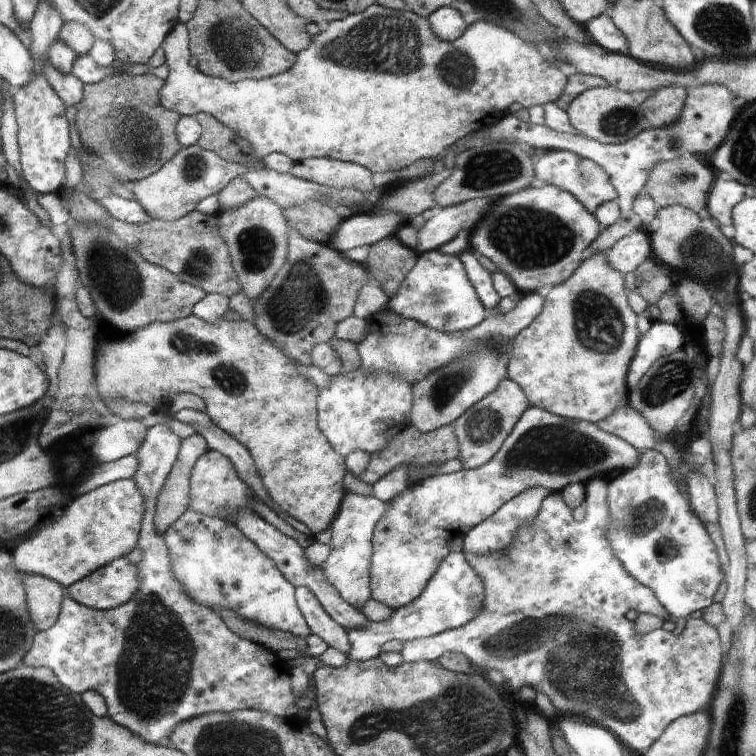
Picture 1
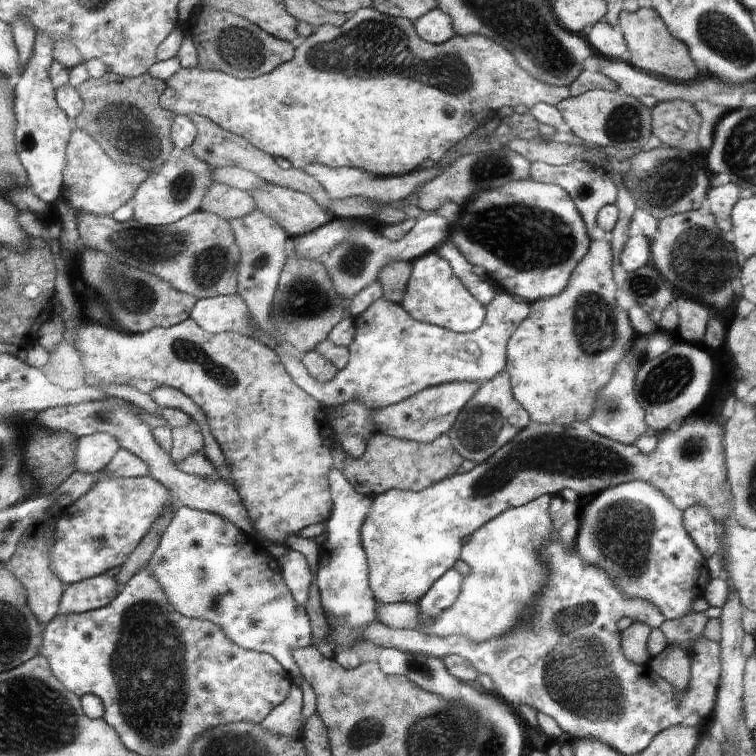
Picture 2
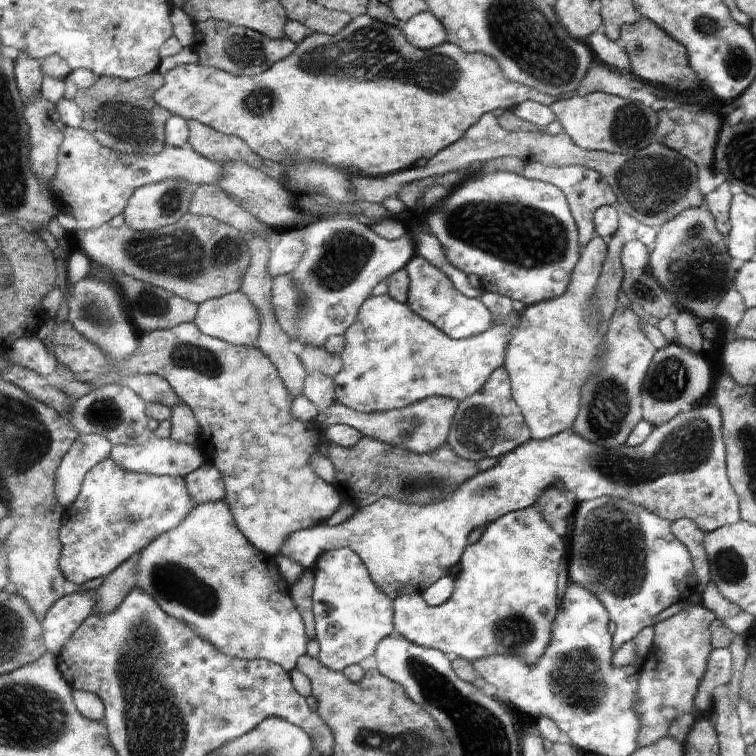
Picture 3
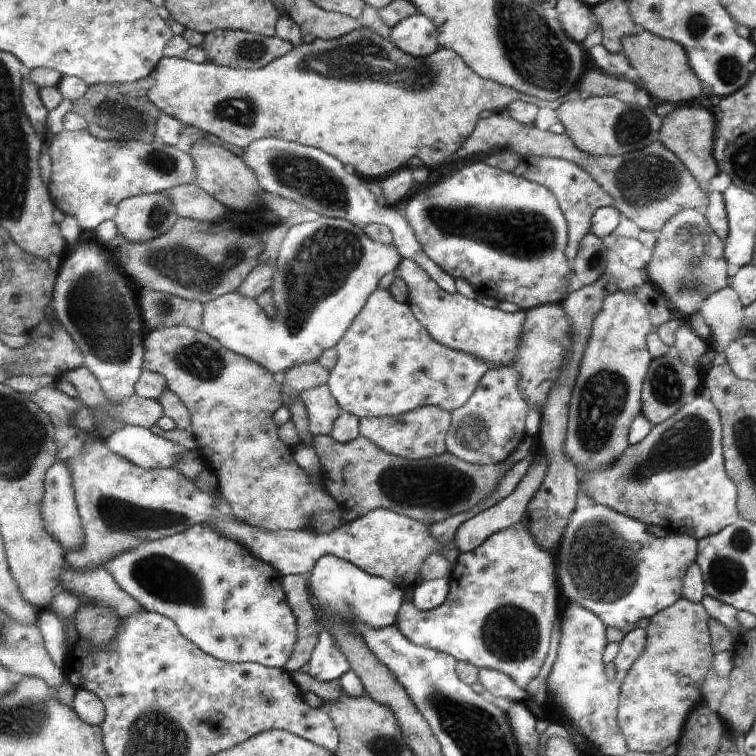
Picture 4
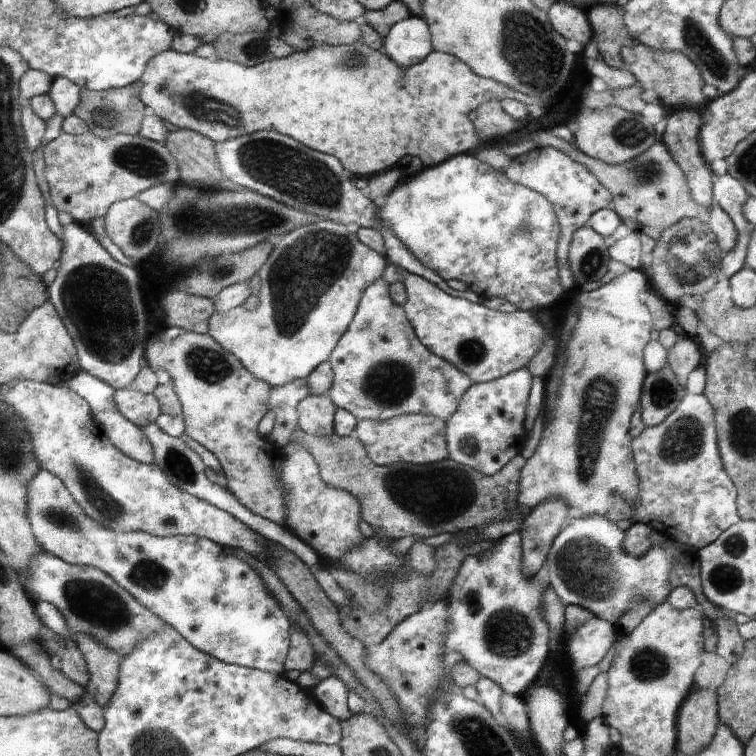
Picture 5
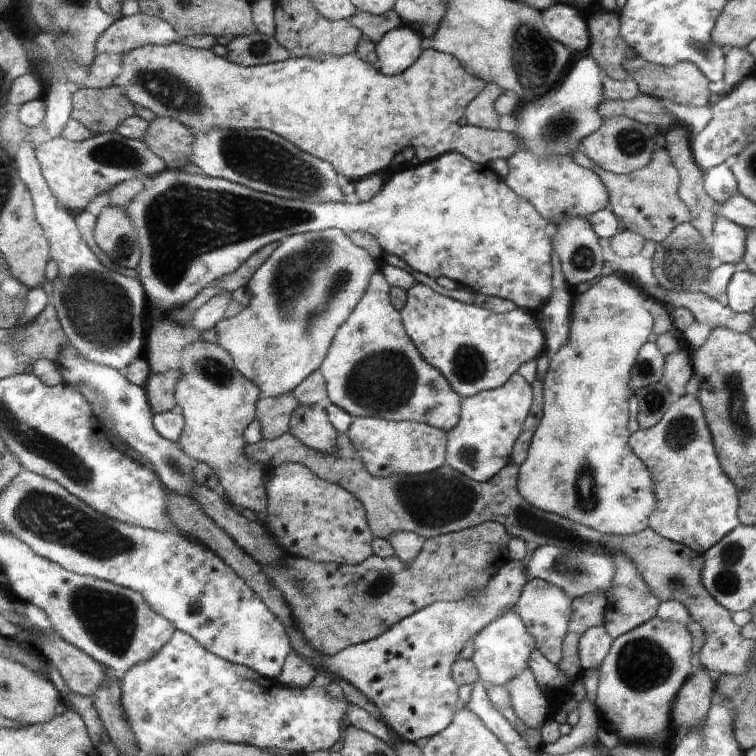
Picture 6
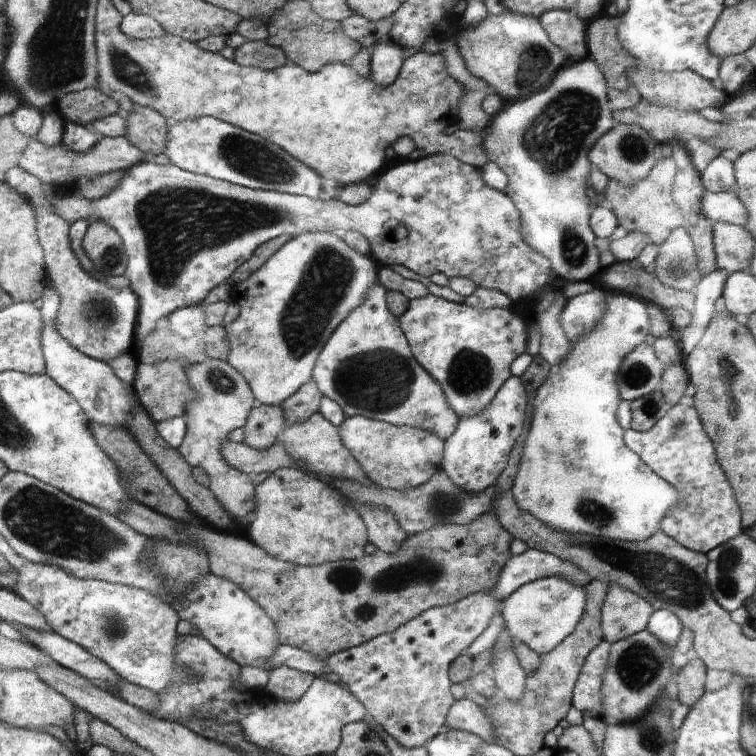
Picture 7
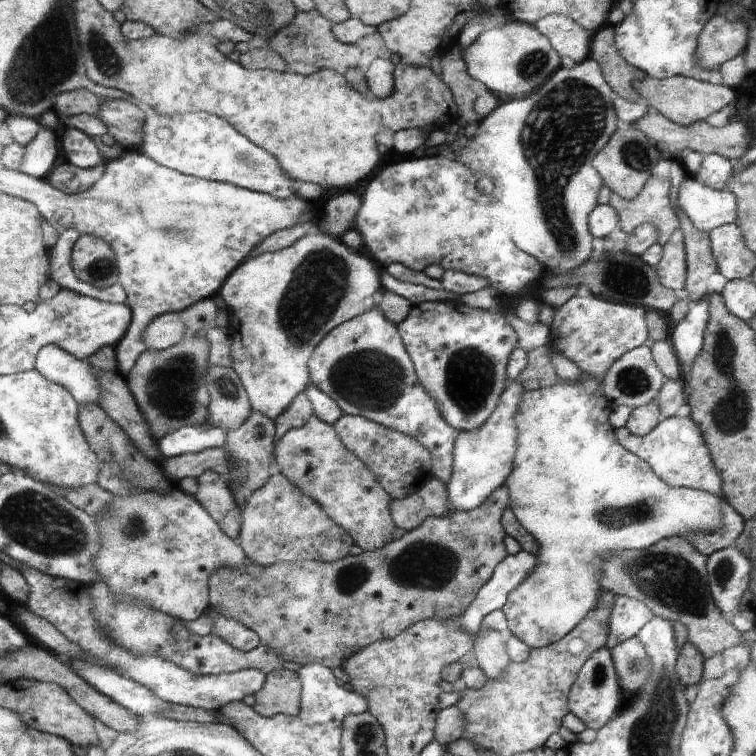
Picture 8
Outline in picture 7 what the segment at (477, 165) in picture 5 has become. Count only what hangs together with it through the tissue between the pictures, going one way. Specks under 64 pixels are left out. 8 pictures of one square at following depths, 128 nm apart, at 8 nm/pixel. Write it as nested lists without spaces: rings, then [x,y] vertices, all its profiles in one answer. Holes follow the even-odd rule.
[[[426,155],[416,162],[398,164],[386,170],[376,182],[370,198],[354,206],[346,206],[338,200],[326,202],[277,191],[254,190],[194,174],[172,163],[160,165],[149,162],[140,162],[124,171],[122,184],[100,200],[86,199],[77,192],[70,192],[68,196],[53,195],[52,190],[50,193],[50,202],[68,224],[74,224],[80,218],[86,218],[91,223],[104,220],[122,236],[128,254],[125,277],[132,281],[131,288],[140,298],[136,352],[146,344],[146,338],[152,334],[160,318],[168,317],[173,311],[185,307],[200,305],[212,289],[229,282],[233,273],[246,260],[251,259],[262,244],[282,234],[290,234],[294,238],[310,231],[357,231],[368,240],[370,254],[384,267],[401,265],[418,277],[425,278],[438,272],[448,279],[452,276],[466,276],[477,288],[498,290],[512,302],[542,290],[548,284],[550,274],[550,260],[522,242],[521,214],[513,200],[506,193],[486,186],[480,168],[446,155]]]

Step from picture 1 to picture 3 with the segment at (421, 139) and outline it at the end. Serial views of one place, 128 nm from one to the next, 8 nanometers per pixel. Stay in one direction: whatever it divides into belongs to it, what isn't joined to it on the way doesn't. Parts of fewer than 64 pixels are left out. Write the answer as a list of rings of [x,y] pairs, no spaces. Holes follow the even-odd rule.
[[[368,13],[353,17],[351,23],[346,24],[334,36],[318,33],[310,34],[308,38],[304,38],[298,44],[298,49],[293,55],[272,64],[271,68],[255,76],[235,76],[230,74],[230,72],[225,72],[215,67],[206,67],[200,63],[176,66],[163,76],[165,84],[157,90],[153,97],[157,104],[167,112],[170,112],[171,115],[180,116],[180,118],[184,118],[186,121],[196,120],[205,126],[210,126],[210,128],[217,132],[236,136],[248,146],[249,150],[252,150],[252,153],[260,156],[262,159],[284,163],[287,162],[286,154],[289,153],[290,155],[294,154],[297,159],[320,160],[320,162],[326,162],[330,166],[344,168],[360,166],[360,170],[362,170],[360,174],[368,174],[368,176],[390,174],[390,172],[396,172],[396,170],[402,170],[402,168],[409,169],[420,158],[432,159],[438,152],[444,151],[445,148],[456,143],[457,140],[464,138],[469,128],[473,127],[481,119],[480,116],[490,112],[490,110],[494,110],[494,108],[501,108],[503,110],[510,108],[512,110],[514,106],[518,106],[518,104],[522,104],[526,100],[550,106],[558,100],[554,96],[544,96],[544,94],[540,94],[540,92],[536,92],[536,90],[532,90],[528,86],[522,86],[522,84],[506,80],[506,77],[502,74],[502,69],[498,66],[498,62],[494,58],[486,56],[486,54],[464,52],[457,44],[448,41],[444,41],[444,44],[435,46],[430,50],[420,50],[420,48],[412,46],[406,40],[399,28],[388,26],[388,24],[384,24],[384,22],[378,19],[373,19],[371,16],[368,16]]]

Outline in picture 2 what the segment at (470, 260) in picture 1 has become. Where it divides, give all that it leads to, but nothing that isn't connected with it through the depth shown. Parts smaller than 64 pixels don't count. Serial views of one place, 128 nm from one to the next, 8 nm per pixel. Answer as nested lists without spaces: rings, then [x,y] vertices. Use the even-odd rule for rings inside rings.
[[[452,242],[442,243],[438,249],[434,250],[434,253],[438,253],[451,264],[455,275],[462,280],[465,287],[483,305],[487,305],[497,296],[498,292],[494,289],[492,282],[488,279],[482,279],[478,274],[475,274],[472,271],[473,264]]]

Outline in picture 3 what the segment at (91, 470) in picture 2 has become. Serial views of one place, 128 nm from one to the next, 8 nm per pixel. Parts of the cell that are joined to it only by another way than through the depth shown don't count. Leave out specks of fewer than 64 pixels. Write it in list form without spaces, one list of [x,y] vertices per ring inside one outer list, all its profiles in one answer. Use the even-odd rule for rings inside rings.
[[[81,434],[73,451],[66,456],[56,476],[56,492],[64,508],[74,506],[81,496],[86,476],[94,466],[110,458],[113,443],[100,434]]]

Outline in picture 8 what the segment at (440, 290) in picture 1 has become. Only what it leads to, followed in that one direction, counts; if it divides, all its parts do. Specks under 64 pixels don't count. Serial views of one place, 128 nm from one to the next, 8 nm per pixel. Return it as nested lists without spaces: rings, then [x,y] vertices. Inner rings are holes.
[[[461,301],[422,302],[412,305],[410,314],[397,325],[401,340],[416,368],[422,388],[436,400],[446,422],[460,432],[478,430],[496,411],[509,385],[506,366],[516,346],[516,334],[500,314],[469,308]]]

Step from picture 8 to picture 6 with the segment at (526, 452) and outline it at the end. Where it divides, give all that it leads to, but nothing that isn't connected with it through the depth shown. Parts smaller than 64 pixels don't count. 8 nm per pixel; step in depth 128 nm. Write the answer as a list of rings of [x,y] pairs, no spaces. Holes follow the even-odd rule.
[[[613,274],[611,276],[602,276],[594,286],[588,288],[584,294],[574,295],[573,306],[571,310],[570,332],[566,344],[550,357],[550,366],[542,380],[542,419],[538,428],[534,432],[526,460],[519,467],[520,475],[517,477],[517,489],[526,502],[548,514],[558,514],[570,522],[584,525],[593,531],[606,532],[607,535],[634,536],[649,527],[650,514],[654,512],[657,497],[654,496],[654,478],[646,468],[640,457],[637,457],[629,445],[629,408],[628,398],[634,393],[630,390],[630,372],[634,367],[638,357],[638,352],[647,343],[648,337],[653,330],[653,319],[647,310],[645,301],[646,295],[636,285],[632,278],[623,274]],[[531,578],[522,588],[521,596],[514,604],[514,610],[522,617],[526,630],[536,640],[536,649],[552,664],[560,664],[565,636],[569,632],[570,620],[574,616],[574,599],[570,598],[562,588],[549,584],[538,578]]]

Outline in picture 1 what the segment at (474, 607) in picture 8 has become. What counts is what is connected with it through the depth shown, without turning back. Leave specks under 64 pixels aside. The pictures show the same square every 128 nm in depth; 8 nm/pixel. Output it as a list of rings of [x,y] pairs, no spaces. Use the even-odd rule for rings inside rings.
[[[656,449],[640,454],[640,462],[630,470],[611,478],[608,488],[608,504],[611,522],[607,537],[618,560],[626,572],[647,586],[667,610],[670,618],[688,618],[696,610],[704,610],[715,600],[719,584],[724,580],[720,570],[716,546],[704,530],[697,514],[692,514],[684,495],[678,492],[677,480],[673,477],[667,458]]]

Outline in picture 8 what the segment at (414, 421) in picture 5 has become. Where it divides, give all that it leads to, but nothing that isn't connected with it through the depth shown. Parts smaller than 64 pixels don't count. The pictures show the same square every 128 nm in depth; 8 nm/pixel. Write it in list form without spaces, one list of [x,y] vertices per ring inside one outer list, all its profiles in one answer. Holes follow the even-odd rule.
[[[343,415],[332,425],[346,448],[352,450],[376,474],[382,488],[392,499],[400,500],[414,495],[422,484],[434,479],[430,468],[430,452],[412,436],[404,436],[396,430],[384,428],[359,415]]]

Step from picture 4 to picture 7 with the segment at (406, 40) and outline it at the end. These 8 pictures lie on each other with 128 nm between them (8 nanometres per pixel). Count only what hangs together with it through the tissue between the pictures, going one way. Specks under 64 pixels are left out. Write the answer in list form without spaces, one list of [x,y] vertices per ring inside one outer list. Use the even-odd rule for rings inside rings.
[[[392,40],[388,44],[379,42],[371,54],[370,78],[376,84],[392,84],[398,79],[404,61],[403,49]]]

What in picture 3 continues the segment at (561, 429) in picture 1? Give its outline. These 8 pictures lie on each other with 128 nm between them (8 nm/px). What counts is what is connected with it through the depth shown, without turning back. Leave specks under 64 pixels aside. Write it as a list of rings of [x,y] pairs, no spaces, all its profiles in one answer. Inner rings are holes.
[[[701,403],[694,405],[689,411],[681,412],[668,422],[653,427],[648,438],[636,446],[624,444],[614,448],[601,447],[594,441],[589,441],[586,437],[583,437],[580,433],[574,432],[571,429],[559,432],[557,435],[549,436],[548,439],[536,440],[531,438],[527,443],[521,444],[520,447],[516,447],[513,451],[502,455],[493,467],[490,467],[485,471],[478,471],[476,475],[460,484],[460,487],[450,491],[449,495],[446,495],[442,500],[432,501],[432,504],[426,504],[426,506],[422,504],[422,506],[420,506],[420,504],[410,504],[410,502],[406,502],[404,500],[399,501],[398,499],[394,499],[392,496],[378,499],[377,501],[374,501],[374,504],[370,504],[369,507],[358,507],[347,521],[337,526],[328,526],[326,523],[321,523],[320,525],[294,532],[294,535],[288,536],[288,540],[286,540],[286,542],[284,542],[284,546],[280,548],[280,554],[282,554],[282,556],[288,556],[288,558],[292,558],[292,560],[296,560],[296,562],[301,563],[302,568],[312,569],[314,564],[317,563],[316,560],[330,549],[350,548],[350,550],[352,550],[352,552],[362,560],[362,564],[364,564],[368,569],[372,580],[379,586],[380,590],[388,596],[388,598],[392,598],[392,600],[394,600],[400,596],[406,596],[406,594],[418,594],[422,596],[424,590],[426,590],[428,586],[432,586],[432,584],[436,583],[437,580],[446,576],[446,570],[448,570],[448,568],[452,568],[452,566],[460,562],[461,556],[465,552],[465,547],[468,546],[467,538],[470,532],[476,530],[476,528],[488,526],[488,524],[500,519],[501,516],[508,515],[509,512],[532,506],[534,503],[537,503],[542,494],[552,486],[560,486],[561,488],[564,488],[564,490],[577,501],[586,502],[603,496],[634,501],[634,504],[644,506],[646,510],[650,510],[650,512],[653,512],[656,516],[661,516],[664,520],[669,520],[671,523],[676,522],[676,520],[692,520],[692,522],[696,522],[696,524],[700,526],[700,530],[702,530],[702,532],[714,532],[717,528],[724,527],[725,525],[736,524],[741,519],[740,498],[737,496],[736,490],[733,488],[732,482],[729,480],[728,448],[726,448],[724,441],[724,418],[721,416],[720,408],[718,408],[718,406],[710,406],[707,404],[704,406],[701,405]]]

